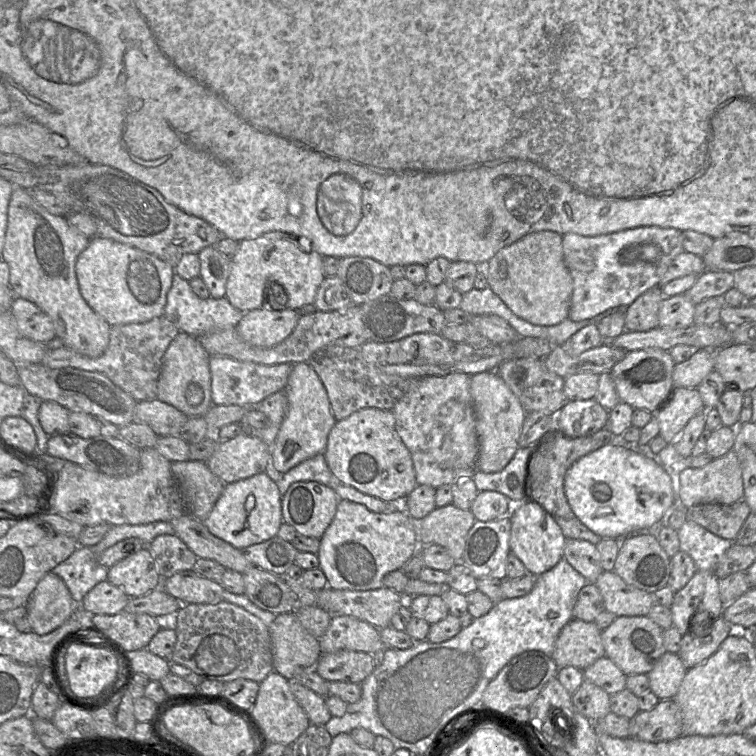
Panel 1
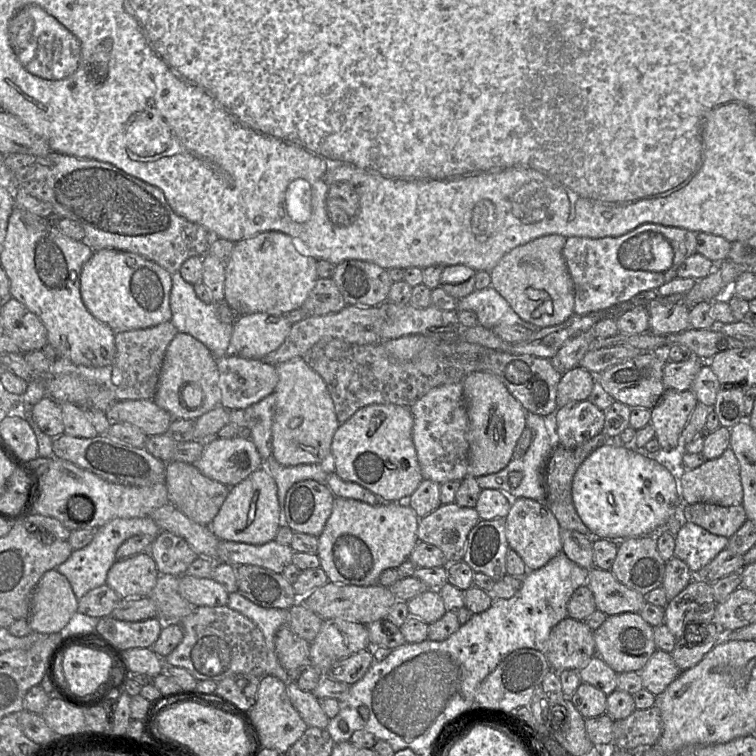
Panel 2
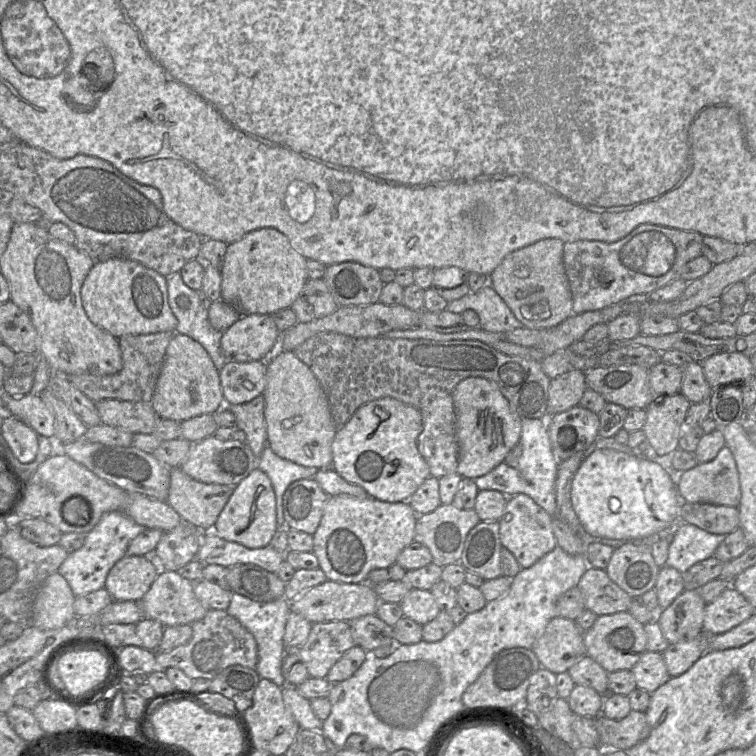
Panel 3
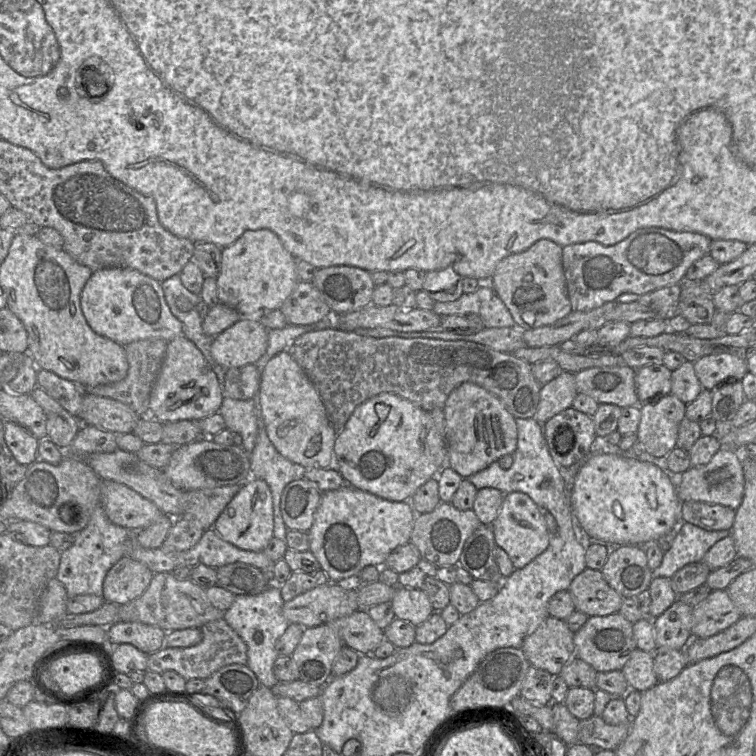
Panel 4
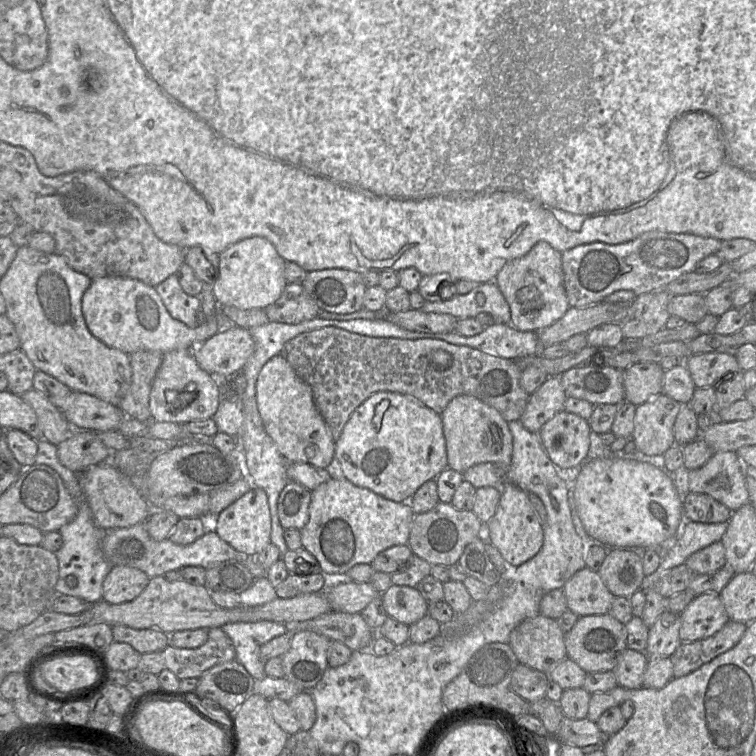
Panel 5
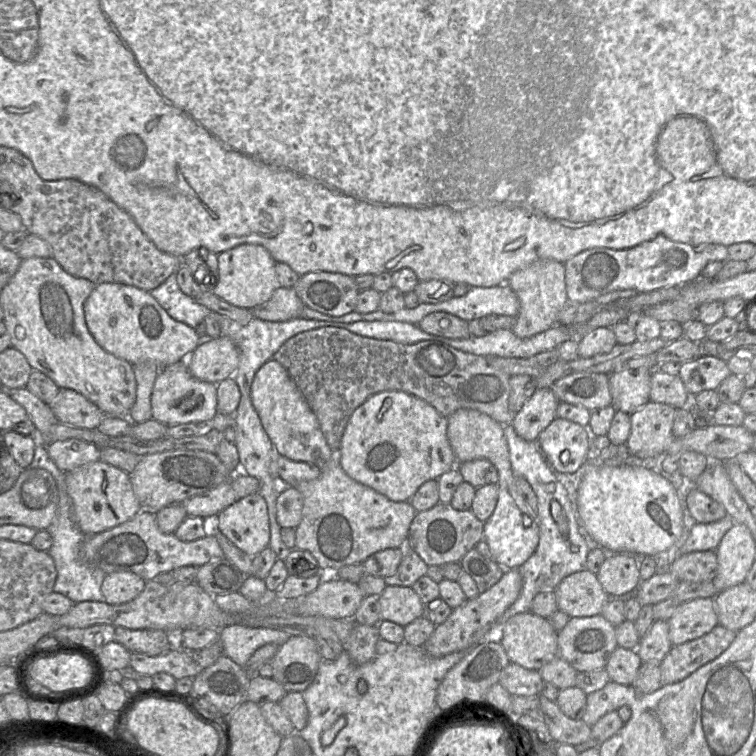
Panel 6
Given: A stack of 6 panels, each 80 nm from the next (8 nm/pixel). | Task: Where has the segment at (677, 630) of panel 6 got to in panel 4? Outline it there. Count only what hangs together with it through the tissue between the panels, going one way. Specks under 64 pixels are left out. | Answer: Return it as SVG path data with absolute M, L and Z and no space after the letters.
M726 589L712 590L692 609L691 634L694 638L713 636L736 623L741 617Z

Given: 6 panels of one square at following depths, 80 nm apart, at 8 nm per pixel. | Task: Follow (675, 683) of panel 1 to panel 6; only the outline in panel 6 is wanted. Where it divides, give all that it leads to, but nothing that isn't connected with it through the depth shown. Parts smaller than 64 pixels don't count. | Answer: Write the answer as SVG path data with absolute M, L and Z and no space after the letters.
M617 646L605 665L611 681L631 685L642 661L635 650Z

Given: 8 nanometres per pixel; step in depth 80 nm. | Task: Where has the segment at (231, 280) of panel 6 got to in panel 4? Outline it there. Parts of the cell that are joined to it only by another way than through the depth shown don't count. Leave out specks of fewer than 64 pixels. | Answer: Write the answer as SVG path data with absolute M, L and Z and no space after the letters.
M245 231L236 241L222 249L221 270L216 278L220 303L240 314L280 309L299 282L296 263L297 259L286 250L273 231Z

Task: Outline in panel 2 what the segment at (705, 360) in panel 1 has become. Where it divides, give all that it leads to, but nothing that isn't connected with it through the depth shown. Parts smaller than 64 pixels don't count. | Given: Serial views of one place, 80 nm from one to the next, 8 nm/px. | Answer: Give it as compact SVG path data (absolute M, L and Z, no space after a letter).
M693 356L682 362L666 361L663 368L663 384L666 390L684 391L691 389L694 378L705 361Z

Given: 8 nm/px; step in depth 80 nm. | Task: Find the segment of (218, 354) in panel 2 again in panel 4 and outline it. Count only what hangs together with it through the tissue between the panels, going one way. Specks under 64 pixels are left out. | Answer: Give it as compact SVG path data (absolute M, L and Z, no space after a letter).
M179 274L161 282L161 285L171 313L182 323L183 335L192 341L203 353L223 387L225 374L228 369L214 362L211 357L210 350L215 337L208 336L203 332L202 324L204 319L197 310L200 295L187 290Z

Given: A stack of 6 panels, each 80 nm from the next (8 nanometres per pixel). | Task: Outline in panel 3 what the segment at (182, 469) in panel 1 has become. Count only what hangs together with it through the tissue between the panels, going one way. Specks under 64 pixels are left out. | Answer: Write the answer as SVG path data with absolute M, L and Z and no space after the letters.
M175 467L170 469L170 487L167 502L185 523L193 525L200 532L209 532L213 530L234 489L235 486L199 482L185 474L181 467Z

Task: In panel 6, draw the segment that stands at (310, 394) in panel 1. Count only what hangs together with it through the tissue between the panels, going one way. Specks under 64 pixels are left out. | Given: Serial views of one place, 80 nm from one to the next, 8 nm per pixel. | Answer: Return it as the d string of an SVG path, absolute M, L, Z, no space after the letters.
M275 359L268 360L255 374L251 399L275 453L298 462L326 465L334 458L319 421L287 370Z

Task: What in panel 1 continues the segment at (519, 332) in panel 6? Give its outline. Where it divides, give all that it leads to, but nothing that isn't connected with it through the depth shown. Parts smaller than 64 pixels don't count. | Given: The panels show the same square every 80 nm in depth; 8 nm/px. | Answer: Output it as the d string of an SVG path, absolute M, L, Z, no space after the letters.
M551 230L526 234L499 250L486 264L489 287L520 318L551 326L568 318L573 279L564 260L563 235Z

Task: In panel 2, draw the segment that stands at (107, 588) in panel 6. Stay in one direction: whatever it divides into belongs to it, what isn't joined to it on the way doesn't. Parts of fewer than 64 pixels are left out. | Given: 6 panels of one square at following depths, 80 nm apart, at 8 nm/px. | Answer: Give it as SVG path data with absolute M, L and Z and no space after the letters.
M149 551L116 560L108 571L106 584L121 598L148 596L155 587L158 568Z

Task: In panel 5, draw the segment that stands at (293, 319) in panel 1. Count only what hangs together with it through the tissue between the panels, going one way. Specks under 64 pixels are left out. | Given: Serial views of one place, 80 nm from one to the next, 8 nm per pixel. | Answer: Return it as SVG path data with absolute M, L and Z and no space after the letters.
M234 325L222 328L191 352L205 372L230 377L242 371L254 350L249 329Z

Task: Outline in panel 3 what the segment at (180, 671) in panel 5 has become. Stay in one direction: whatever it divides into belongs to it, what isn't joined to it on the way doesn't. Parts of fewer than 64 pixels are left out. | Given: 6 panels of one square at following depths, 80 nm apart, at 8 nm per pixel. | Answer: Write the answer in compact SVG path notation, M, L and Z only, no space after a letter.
M208 610L203 619L191 624L193 635L184 645L170 651L157 650L158 669L174 667L182 670L191 679L214 679L225 668L241 665L255 669L258 662L258 646L253 636L237 619L225 610Z

